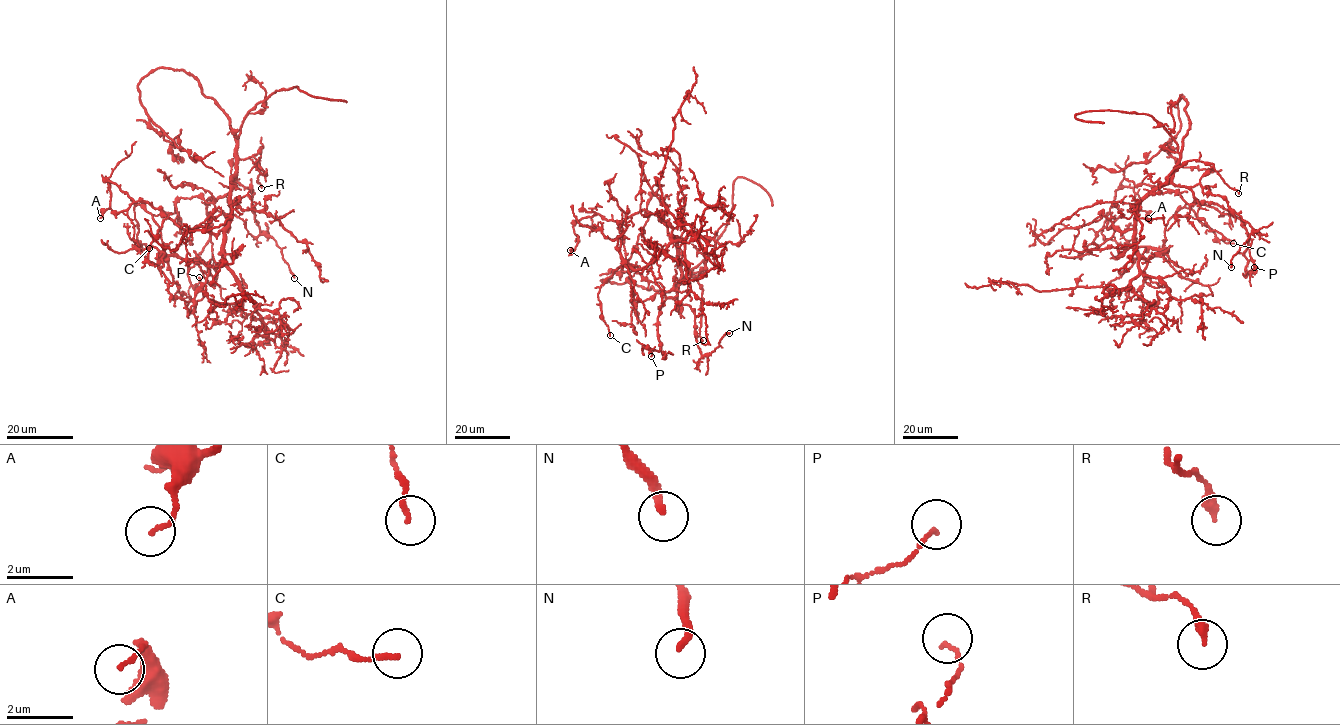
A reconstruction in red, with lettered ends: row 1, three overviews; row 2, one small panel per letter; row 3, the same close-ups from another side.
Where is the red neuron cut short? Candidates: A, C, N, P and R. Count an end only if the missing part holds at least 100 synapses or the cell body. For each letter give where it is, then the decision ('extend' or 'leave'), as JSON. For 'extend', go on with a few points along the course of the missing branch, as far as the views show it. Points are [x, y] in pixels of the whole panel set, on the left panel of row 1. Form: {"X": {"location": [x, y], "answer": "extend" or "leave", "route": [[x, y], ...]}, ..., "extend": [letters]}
{"A": {"location": [100, 218], "answer": "leave"}, "C": {"location": [149, 248], "answer": "leave"}, "N": {"location": [294, 278], "answer": "leave"}, "P": {"location": [199, 277], "answer": "leave"}, "R": {"location": [261, 188], "answer": "leave"}, "extend": []}

